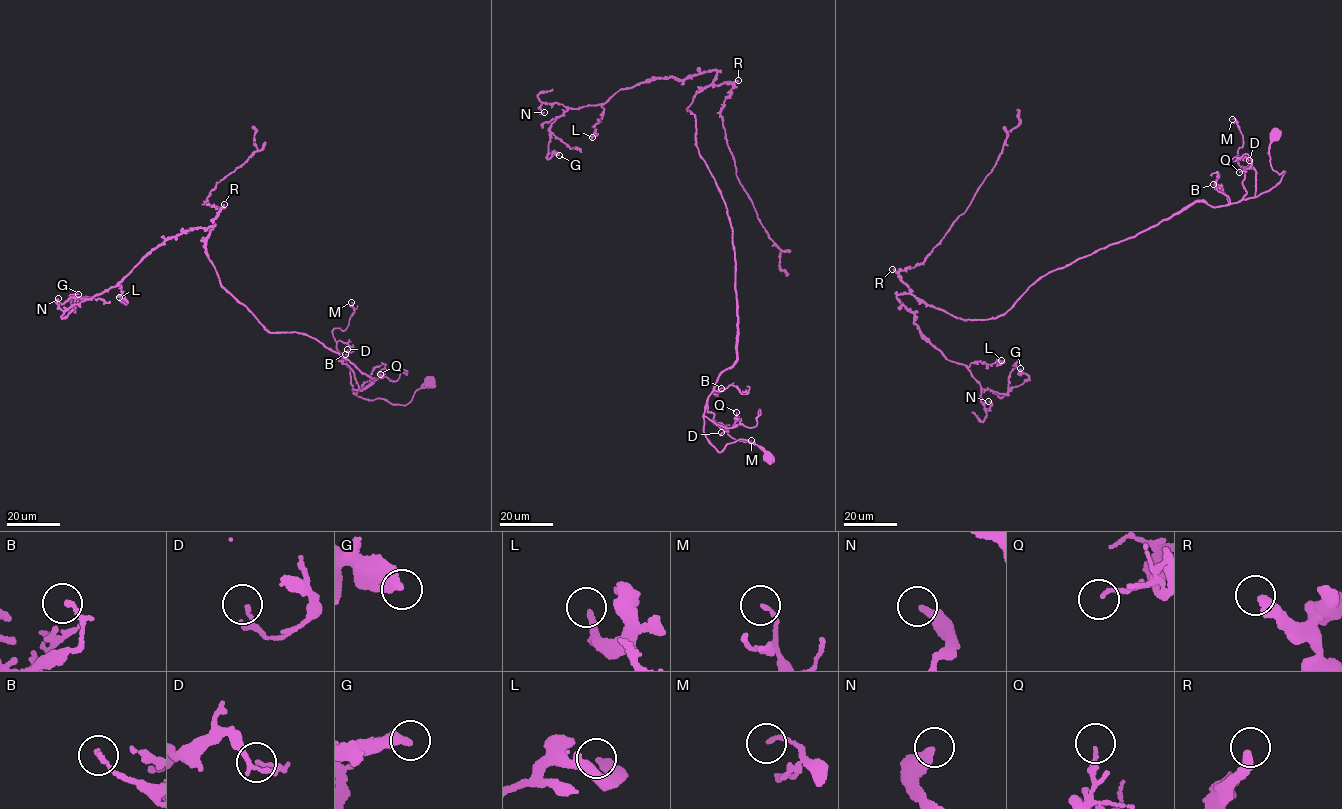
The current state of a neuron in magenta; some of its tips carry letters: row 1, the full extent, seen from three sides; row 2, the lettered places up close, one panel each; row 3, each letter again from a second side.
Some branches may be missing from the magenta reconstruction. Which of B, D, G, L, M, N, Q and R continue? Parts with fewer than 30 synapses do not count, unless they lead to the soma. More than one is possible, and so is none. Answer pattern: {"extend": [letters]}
{"extend": []}

